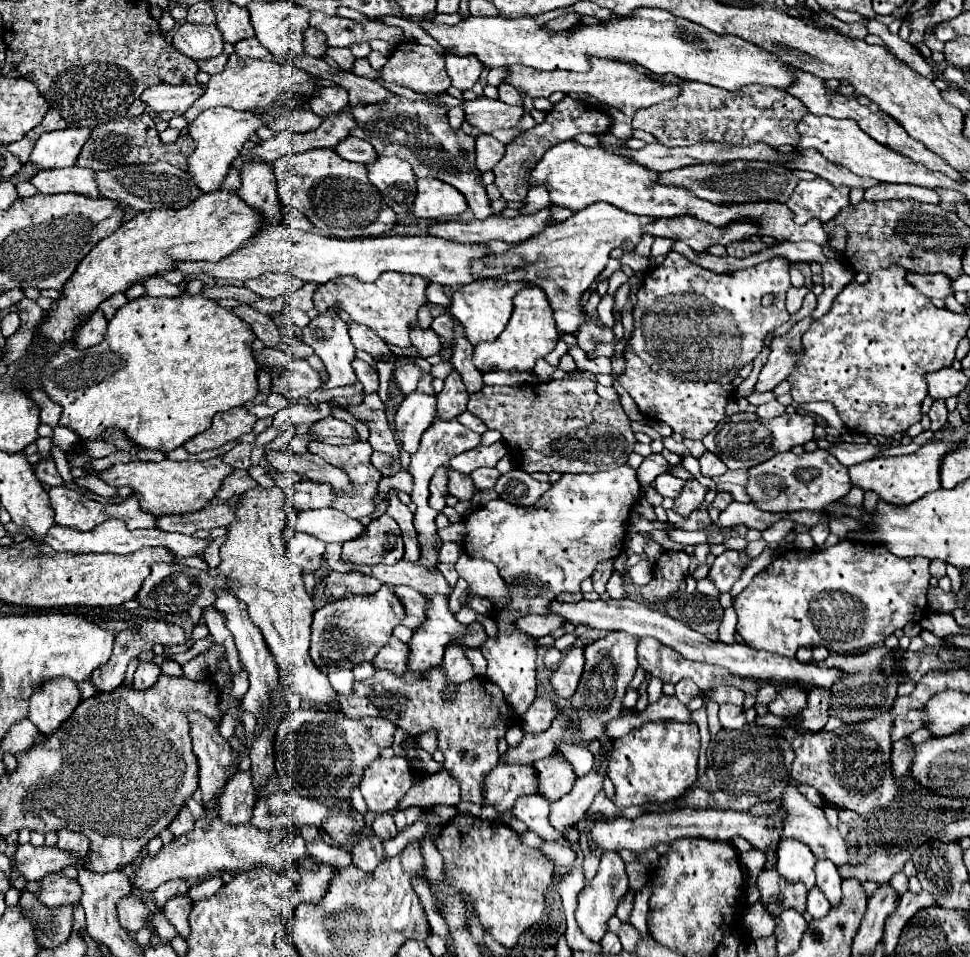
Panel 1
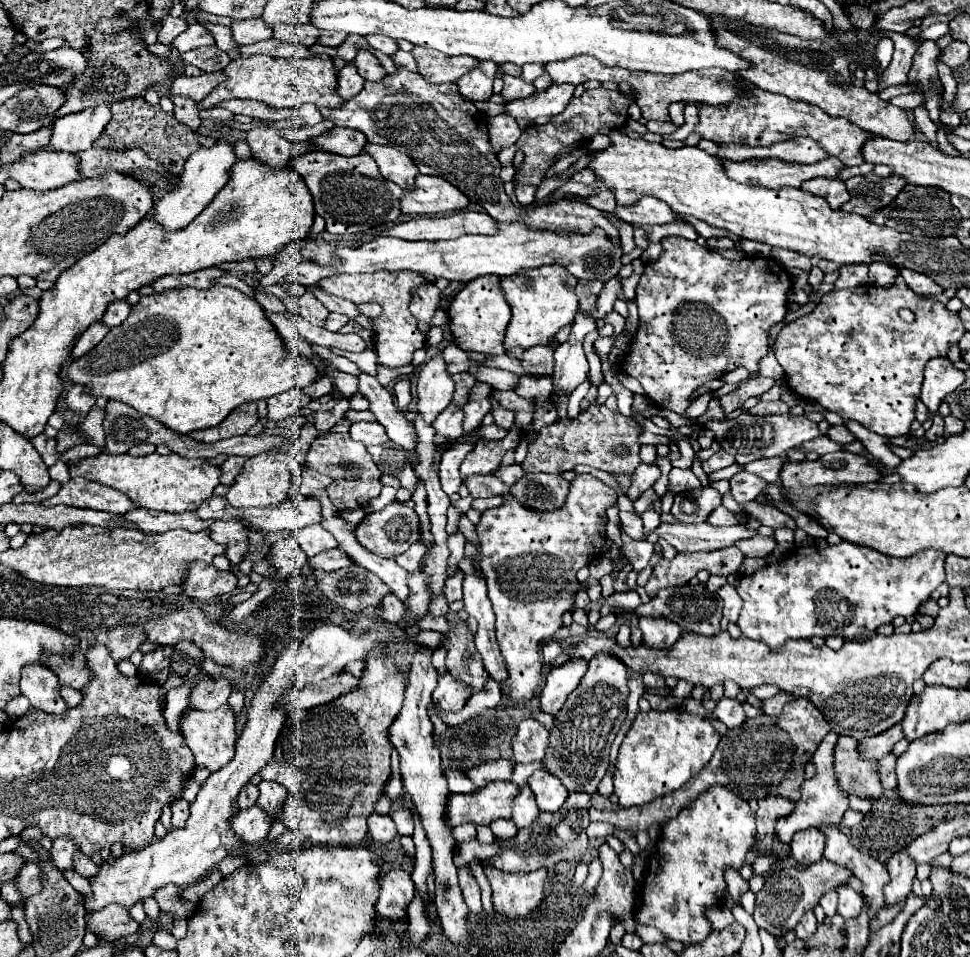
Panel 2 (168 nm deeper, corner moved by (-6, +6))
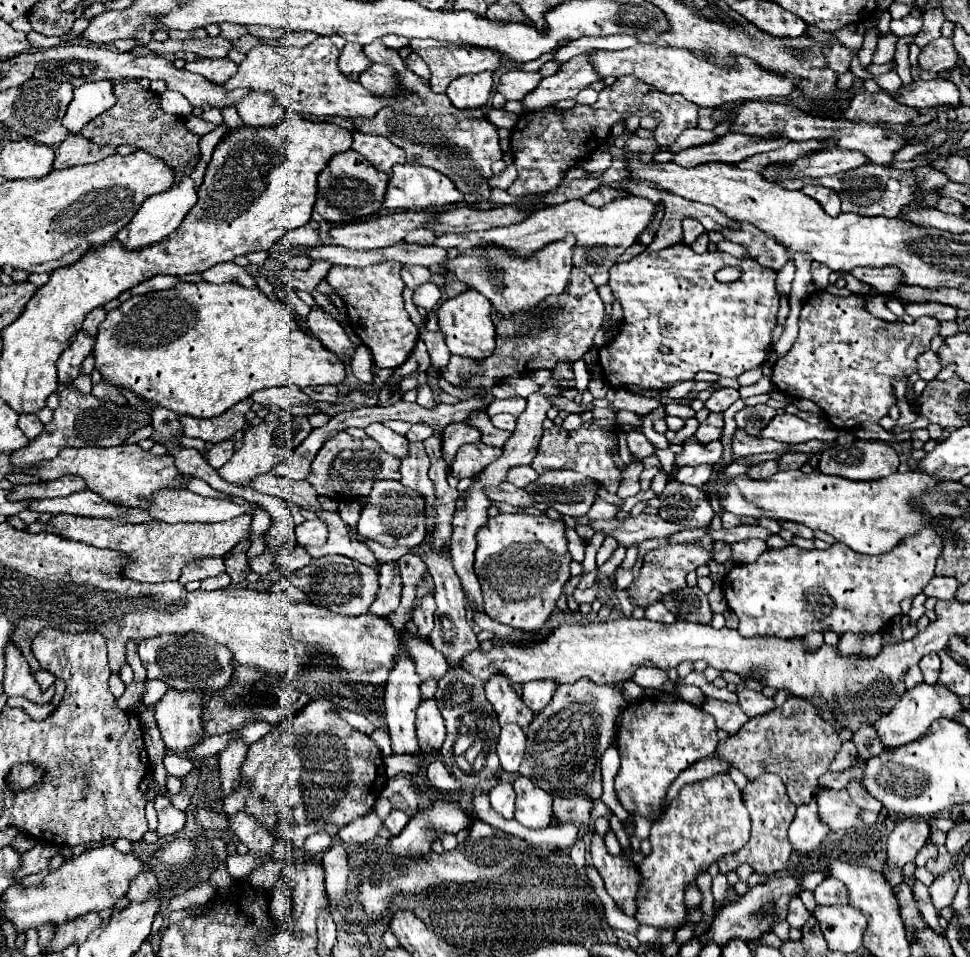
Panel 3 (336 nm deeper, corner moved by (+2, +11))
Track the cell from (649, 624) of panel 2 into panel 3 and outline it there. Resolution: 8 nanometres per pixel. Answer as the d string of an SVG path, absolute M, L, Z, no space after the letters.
M653 604L645 610L645 618L655 620L655 622L675 622L677 618L671 616L671 612L663 604Z

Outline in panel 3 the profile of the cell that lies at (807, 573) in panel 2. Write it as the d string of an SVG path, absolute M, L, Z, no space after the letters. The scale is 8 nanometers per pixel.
M923 528L919 530L915 536L907 536L903 538L891 552L885 552L885 554L879 554L879 556L865 556L865 554L859 554L859 552L853 552L849 546L837 542L833 544L831 548L827 550L803 550L803 548L797 548L797 546L787 546L787 548L781 548L781 550L765 550L755 562L751 564L739 564L735 566L729 574L725 574L723 578L723 594L727 598L727 604L729 608L737 614L739 618L739 634L743 638L753 638L753 636L777 636L777 638L803 638L807 636L809 632L835 632L837 636L843 636L845 632L853 632L853 634L875 634L875 632L881 632L887 628L887 624L897 616L901 614L901 608L899 608L899 602L903 598L913 598L921 592L921 588L933 578L935 574L935 560L937 556L941 554L941 538L929 530L929 528Z

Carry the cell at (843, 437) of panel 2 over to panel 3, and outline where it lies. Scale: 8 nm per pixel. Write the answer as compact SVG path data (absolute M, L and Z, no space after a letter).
M779 414L775 420L771 420L771 424L765 430L761 430L761 438L771 438L785 444L809 442L809 440L821 440L831 444L837 438L837 428L833 428L829 420L821 420L817 426L813 426L797 416Z

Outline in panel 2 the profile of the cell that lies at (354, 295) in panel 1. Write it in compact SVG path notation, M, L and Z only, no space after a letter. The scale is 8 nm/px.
M357 273L357 275L343 275L343 277L325 277L317 283L317 287L329 295L337 295L343 299L359 303L375 301L383 307L379 319L375 319L375 351L377 363L387 367L403 367L409 365L413 359L413 351L425 345L425 335L417 329L417 319L409 313L411 293L429 281L421 273Z

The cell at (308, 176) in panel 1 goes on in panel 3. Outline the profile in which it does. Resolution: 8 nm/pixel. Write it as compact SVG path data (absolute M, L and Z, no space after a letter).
M347 150L345 154L341 152L331 160L331 164L319 176L319 194L317 194L315 210L323 216L323 220L331 224L365 220L383 208L387 182L389 182L389 176L373 168L369 160L365 160L361 154L353 150Z

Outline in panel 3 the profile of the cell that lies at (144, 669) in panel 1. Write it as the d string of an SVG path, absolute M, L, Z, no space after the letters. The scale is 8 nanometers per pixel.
M189 632L189 634L169 634L169 636L157 636L149 638L145 642L137 644L137 654L147 668L149 680L163 680L169 688L179 690L195 690L203 692L207 690L219 690L221 686L227 686L233 674L233 654L227 646L217 644L215 640Z

